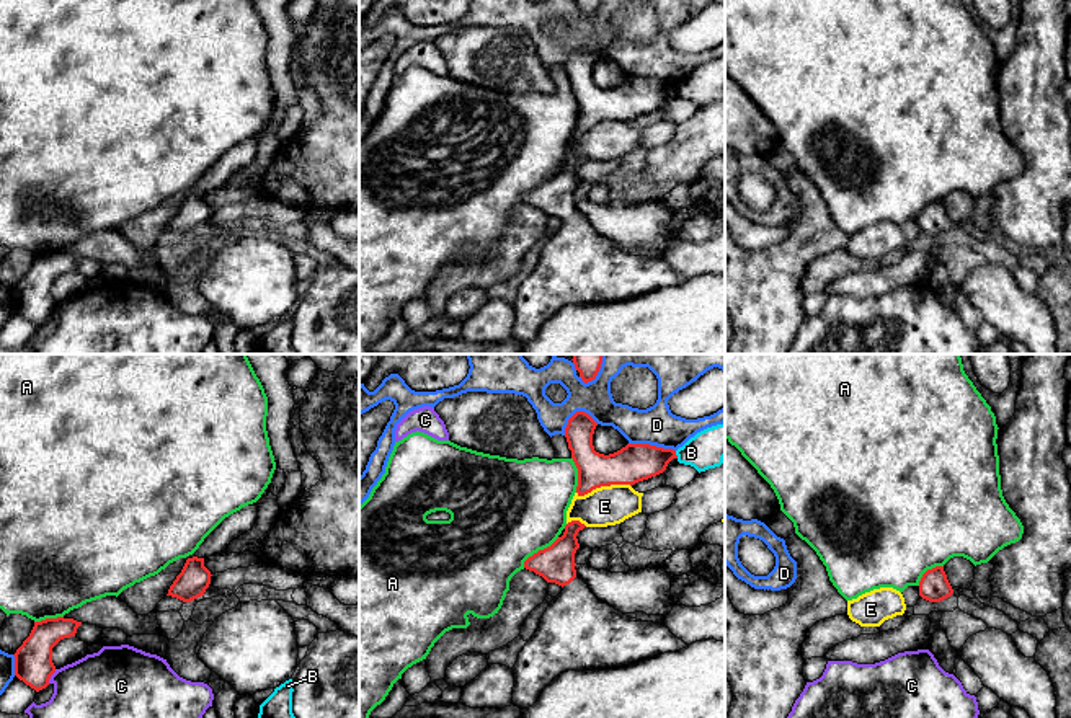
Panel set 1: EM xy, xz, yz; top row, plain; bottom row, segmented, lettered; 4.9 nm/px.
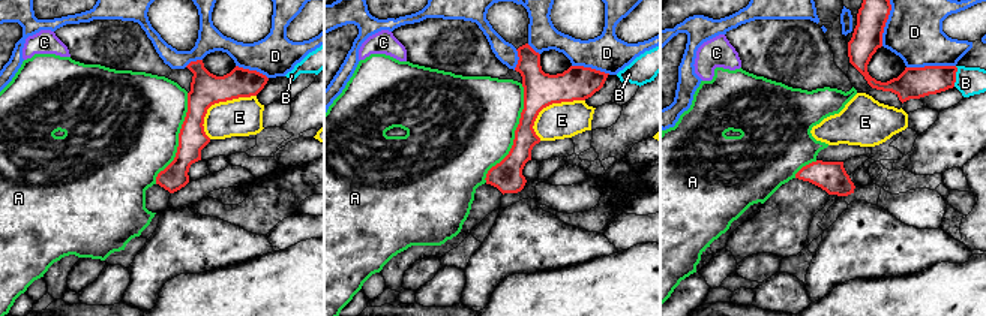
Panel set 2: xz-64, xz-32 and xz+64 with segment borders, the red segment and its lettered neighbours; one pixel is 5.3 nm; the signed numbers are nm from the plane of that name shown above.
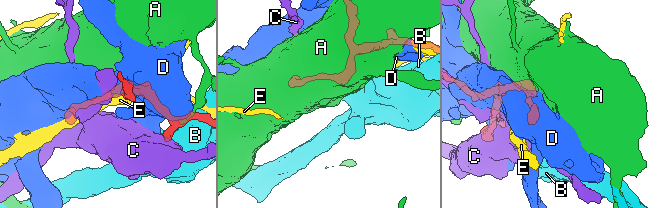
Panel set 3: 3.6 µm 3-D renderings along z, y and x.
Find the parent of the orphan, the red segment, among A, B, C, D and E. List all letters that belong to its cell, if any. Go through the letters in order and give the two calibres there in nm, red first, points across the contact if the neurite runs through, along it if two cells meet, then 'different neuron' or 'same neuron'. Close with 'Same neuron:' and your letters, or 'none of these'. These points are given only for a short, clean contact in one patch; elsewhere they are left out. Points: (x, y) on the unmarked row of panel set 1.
A: calibres 190 and 500 nm; different neuron
B: calibres 190 and 180 nm; border xz (675, 85), (678, 92); different neuron
C: calibres 190 and 420 nm; different neuron
D: calibres 190 and 190 nm; different neuron
E: calibres 190 and 190 nm; different neuron
Same neuron: none of these

